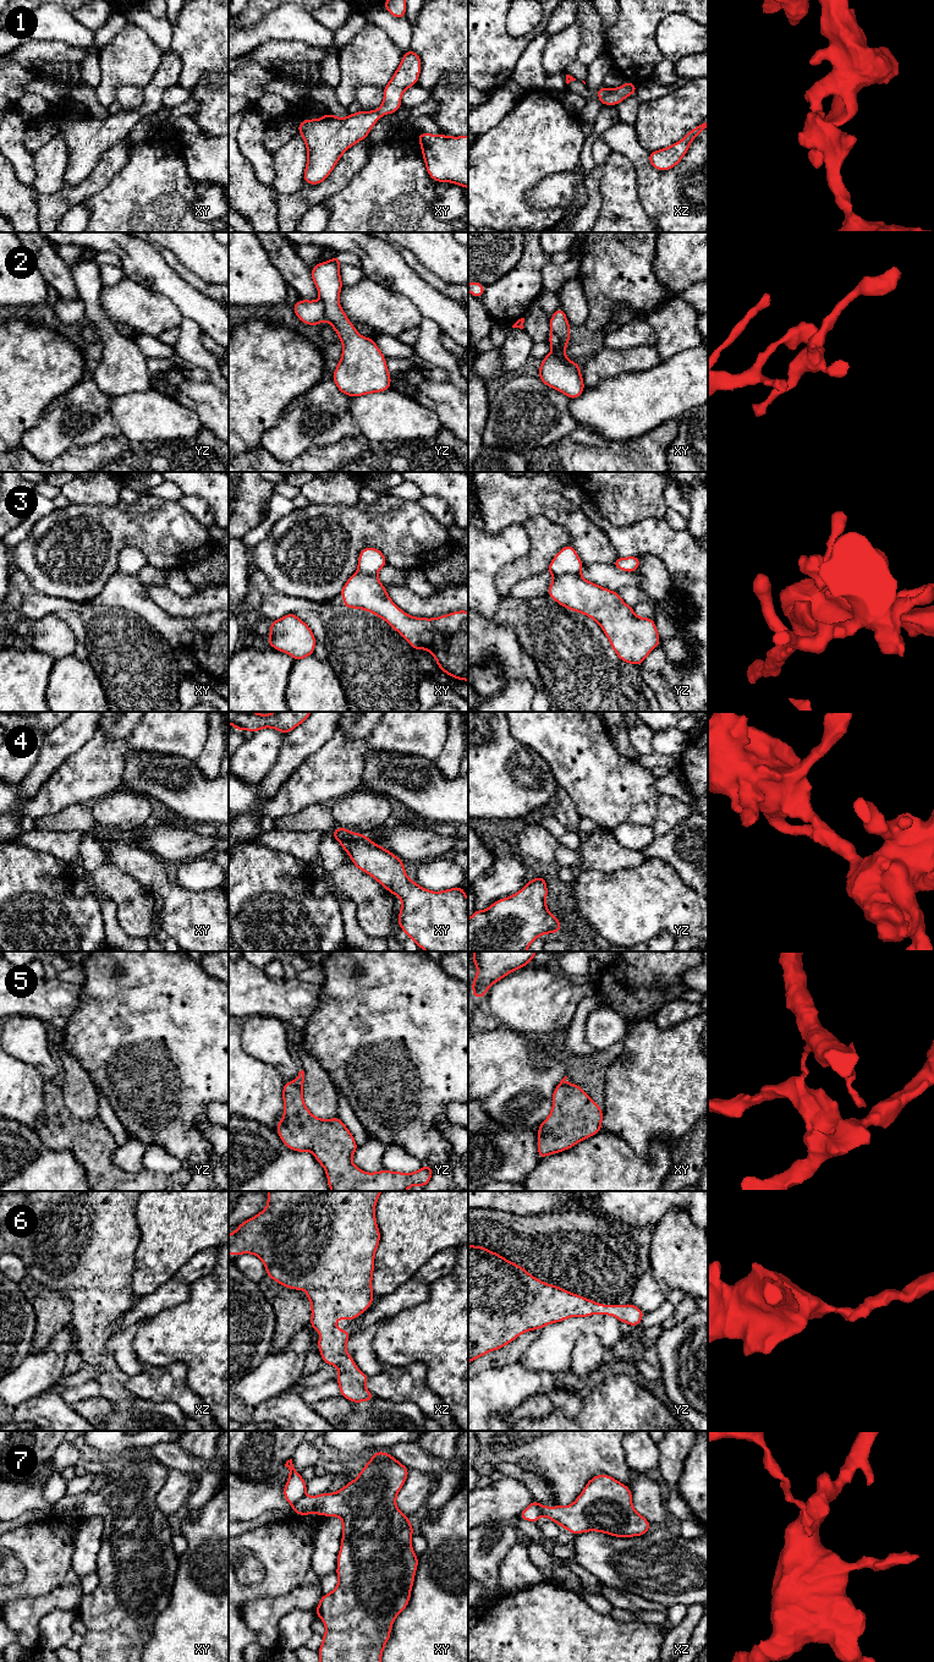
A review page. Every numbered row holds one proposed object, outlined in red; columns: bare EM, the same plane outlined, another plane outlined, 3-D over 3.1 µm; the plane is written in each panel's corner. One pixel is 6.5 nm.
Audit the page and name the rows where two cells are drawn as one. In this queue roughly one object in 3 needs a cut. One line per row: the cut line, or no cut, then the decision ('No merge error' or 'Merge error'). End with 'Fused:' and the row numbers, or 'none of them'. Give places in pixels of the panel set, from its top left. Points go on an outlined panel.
1: No split. No merge error
2: Split along xy (551, 332), (560, 339), (560, 344), (555, 349). Merge error
3: Split along yz (580, 572), (556, 574), (554, 576). Merge error
4: No split. No merge error
5: Split along yz (294, 1081), (301, 1086). Merge error
6: No split. No merge error
7: Split along xy (305, 1495), (292, 1506). Merge error
Fused: 2, 3, 5, 7

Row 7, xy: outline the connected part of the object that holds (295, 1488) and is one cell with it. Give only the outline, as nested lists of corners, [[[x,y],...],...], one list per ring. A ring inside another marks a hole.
[[[292,1459],[287,1460],[285,1466],[290,1470],[290,1477],[284,1487],[284,1498],[291,1504],[296,1504],[306,1496],[307,1482],[300,1476],[295,1469]]]

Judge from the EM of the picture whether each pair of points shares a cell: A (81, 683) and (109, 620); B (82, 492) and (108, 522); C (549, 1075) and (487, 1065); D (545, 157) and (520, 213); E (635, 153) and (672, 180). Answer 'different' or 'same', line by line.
A: different
B: different
C: same
D: same
E: same

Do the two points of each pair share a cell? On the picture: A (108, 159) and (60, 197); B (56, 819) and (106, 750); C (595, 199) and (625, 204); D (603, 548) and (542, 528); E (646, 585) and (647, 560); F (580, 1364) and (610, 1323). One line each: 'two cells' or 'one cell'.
A: one cell
B: two cells
C: two cells
D: two cells
E: one cell
F: two cells

